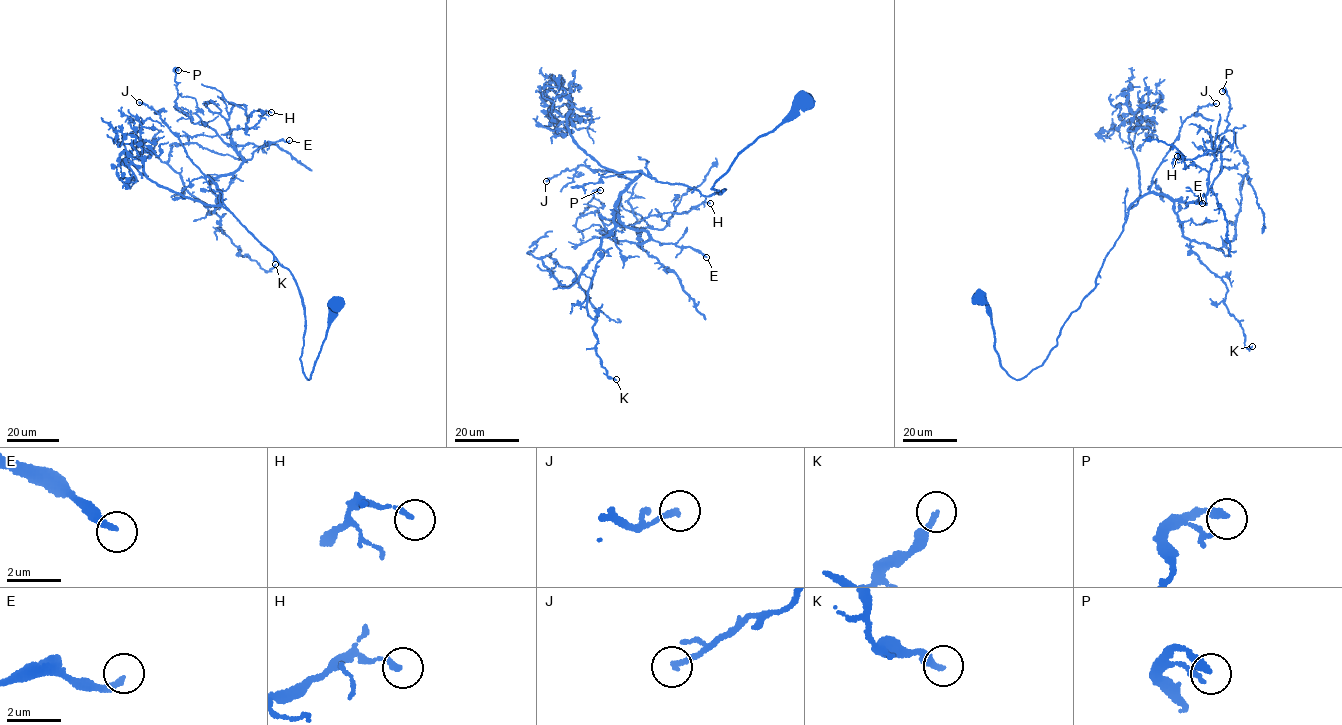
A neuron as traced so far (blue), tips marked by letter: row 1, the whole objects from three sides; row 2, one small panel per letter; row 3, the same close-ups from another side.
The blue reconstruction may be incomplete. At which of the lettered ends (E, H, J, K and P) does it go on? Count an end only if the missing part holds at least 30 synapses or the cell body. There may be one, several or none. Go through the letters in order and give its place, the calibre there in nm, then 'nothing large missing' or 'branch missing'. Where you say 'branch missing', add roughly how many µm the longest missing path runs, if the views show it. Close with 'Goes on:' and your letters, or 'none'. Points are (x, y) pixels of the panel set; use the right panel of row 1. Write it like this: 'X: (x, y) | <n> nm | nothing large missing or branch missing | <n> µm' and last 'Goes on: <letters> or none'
E: (1202, 203) | 240 nm | nothing large missing
H: (1177, 156) | 150 nm | nothing large missing
J: (1216, 103) | 200 nm | nothing large missing
K: (1252, 346) | 260 nm | nothing large missing
P: (1222, 91) | 280 nm | nothing large missing
Goes on: none

